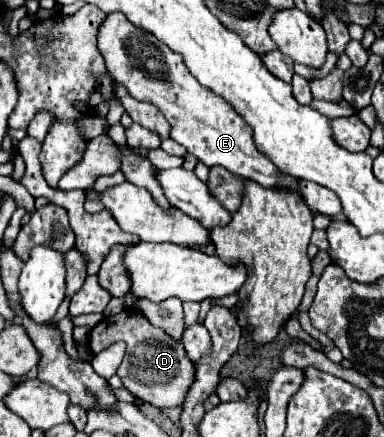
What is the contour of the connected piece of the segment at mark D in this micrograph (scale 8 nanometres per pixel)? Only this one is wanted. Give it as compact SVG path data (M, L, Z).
M123 310L115 316L103 318L89 334L89 352L97 356L101 350L109 348L111 344L123 340L127 344L125 356L121 366L117 368L117 376L121 378L123 386L139 400L157 406L157 408L171 408L181 406L187 390L195 378L193 362L187 358L183 350L183 342L171 340L163 330L149 324L149 320L137 310Z

